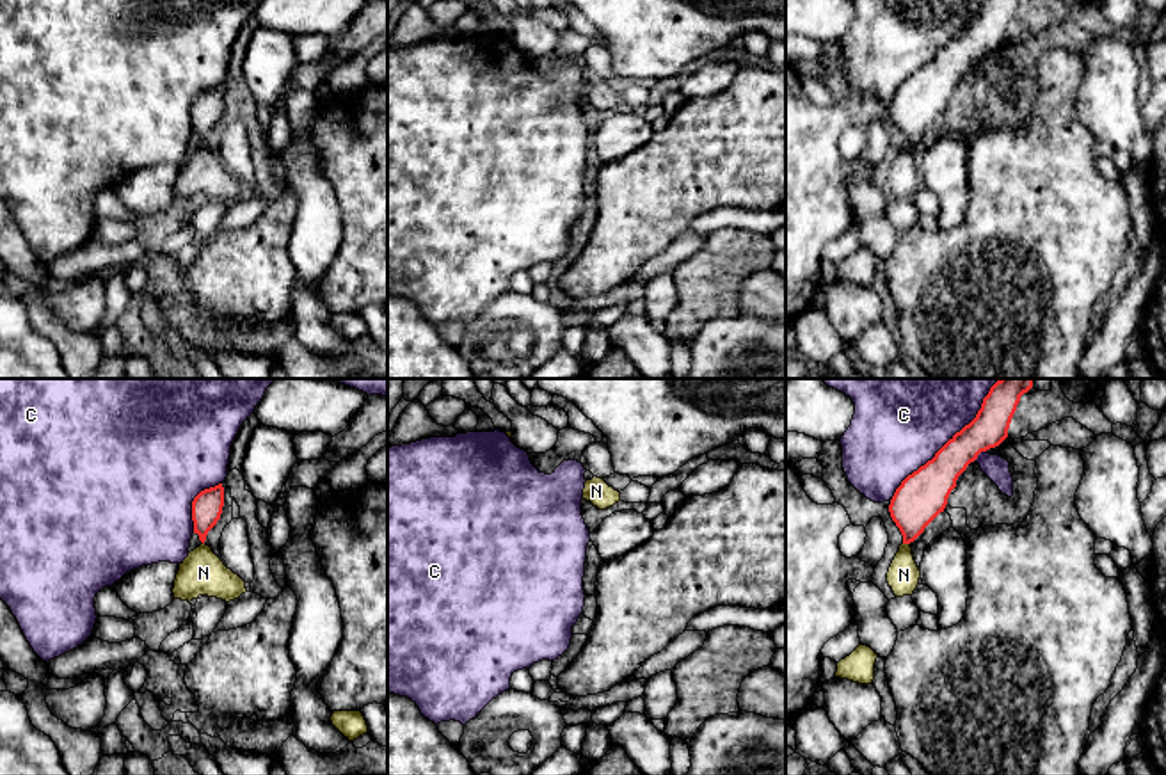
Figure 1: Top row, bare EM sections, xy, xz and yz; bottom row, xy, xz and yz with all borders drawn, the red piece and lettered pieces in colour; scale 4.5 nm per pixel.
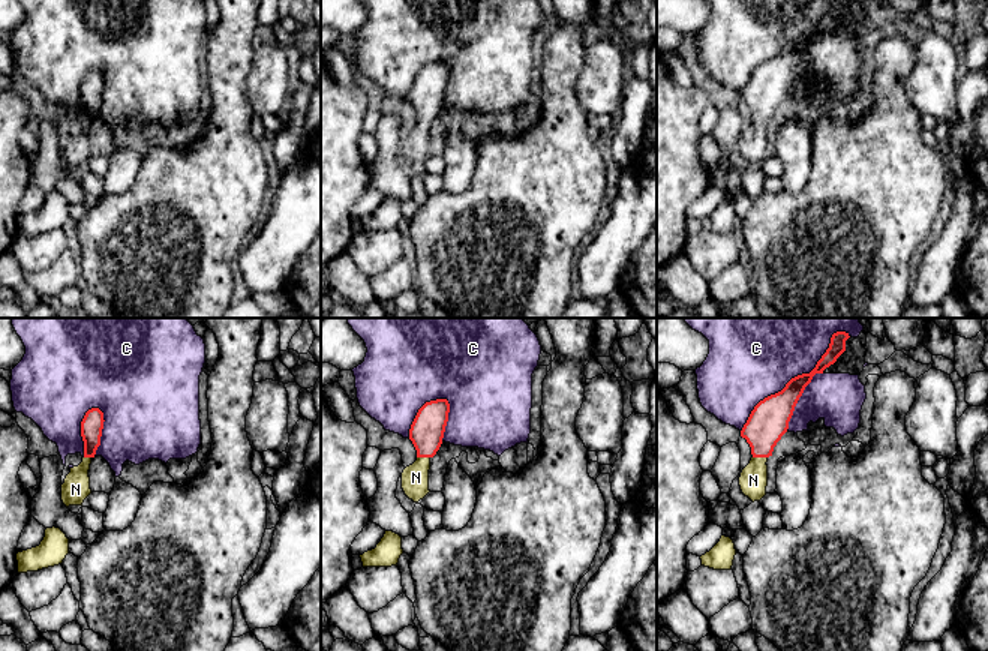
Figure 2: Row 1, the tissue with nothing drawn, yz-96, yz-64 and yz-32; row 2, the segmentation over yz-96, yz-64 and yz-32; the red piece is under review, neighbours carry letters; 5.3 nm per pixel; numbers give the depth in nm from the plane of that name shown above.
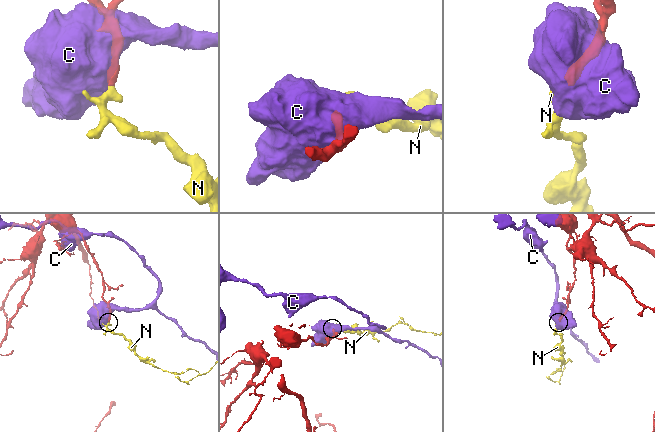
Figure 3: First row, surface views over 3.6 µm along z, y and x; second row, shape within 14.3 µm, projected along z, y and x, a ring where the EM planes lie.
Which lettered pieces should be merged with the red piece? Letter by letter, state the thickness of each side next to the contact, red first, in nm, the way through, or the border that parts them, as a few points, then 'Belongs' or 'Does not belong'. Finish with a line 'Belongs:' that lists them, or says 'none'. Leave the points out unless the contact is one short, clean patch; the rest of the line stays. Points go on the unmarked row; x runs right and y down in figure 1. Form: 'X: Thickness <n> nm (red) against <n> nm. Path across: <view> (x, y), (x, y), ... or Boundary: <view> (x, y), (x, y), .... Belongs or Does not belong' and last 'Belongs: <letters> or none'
C: Thickness 220 nm (red) against 360 nm. Does not belong
N: Thickness 220 nm (red) against 150 nm. Belongs
Belongs: N

